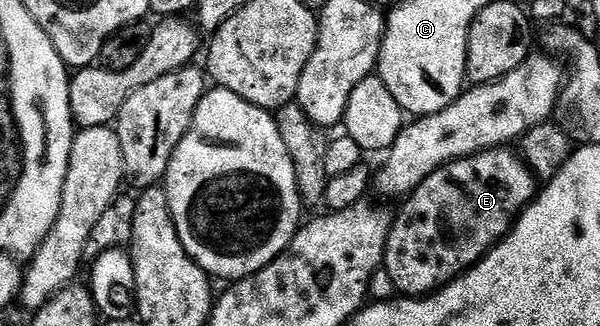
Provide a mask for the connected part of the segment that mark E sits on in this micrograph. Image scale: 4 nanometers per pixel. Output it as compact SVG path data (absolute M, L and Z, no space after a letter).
M488 147L472 155L453 160L441 166L440 169L435 170L431 175L427 175L421 180L421 184L418 185L412 193L408 194L406 201L409 202L402 207L401 214L399 214L398 217L394 216L392 218L389 227L389 237L385 241L385 259L383 262L384 269L391 275L391 279L395 282L396 288L398 290L401 289L400 292L402 294L424 295L430 291L436 291L450 279L464 273L465 270L472 267L476 261L480 261L481 258L512 229L514 221L520 217L526 205L534 200L535 194L539 189L538 178L525 163L520 152L515 151L515 153L512 153L512 151L507 148L509 147Z

